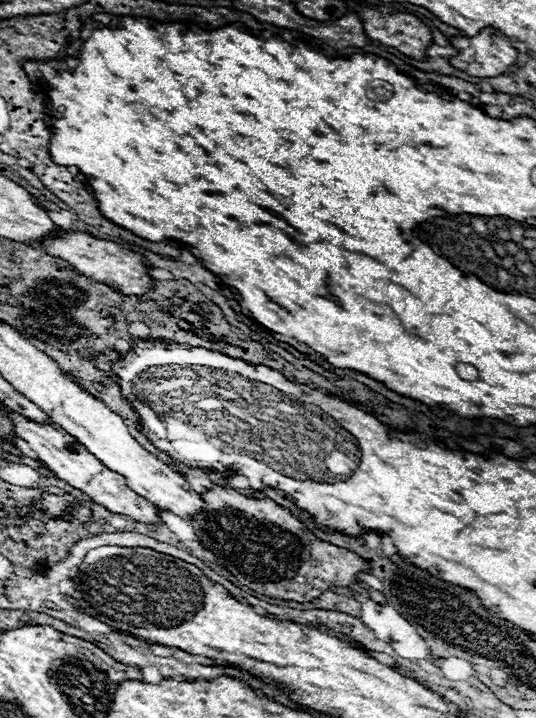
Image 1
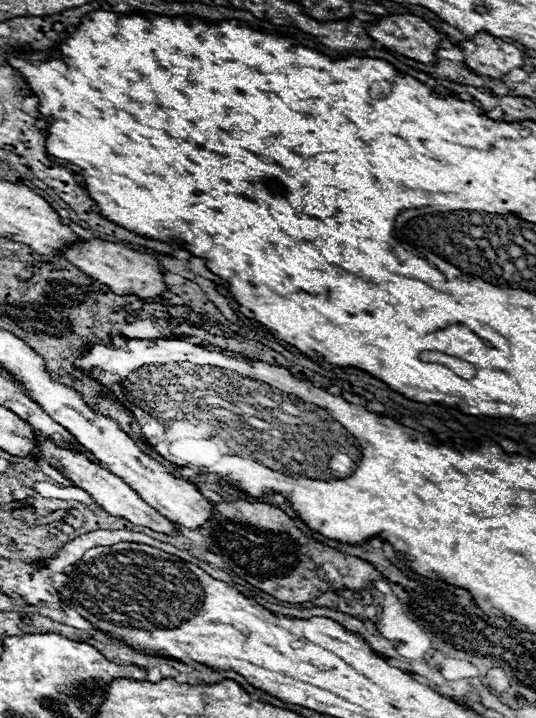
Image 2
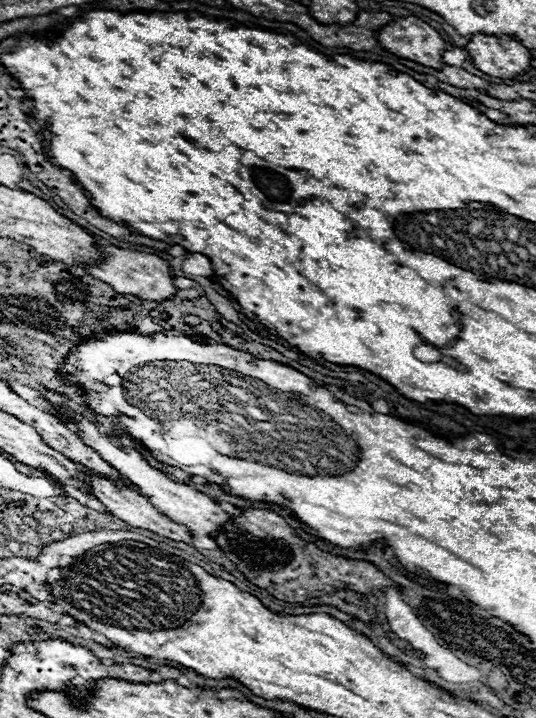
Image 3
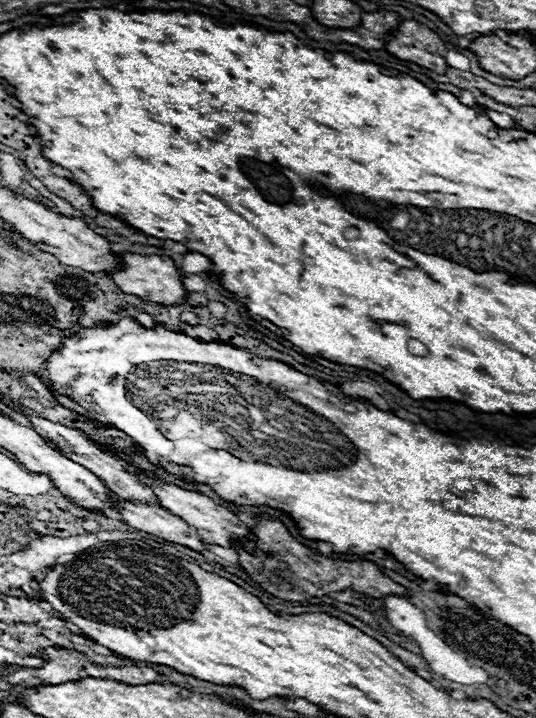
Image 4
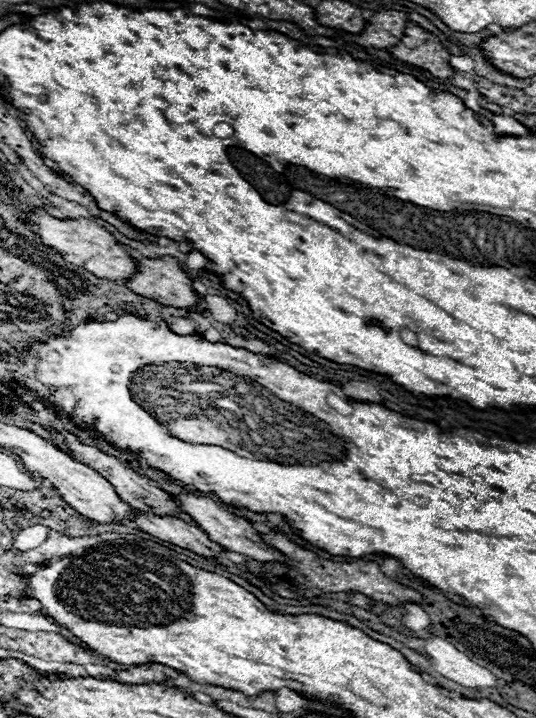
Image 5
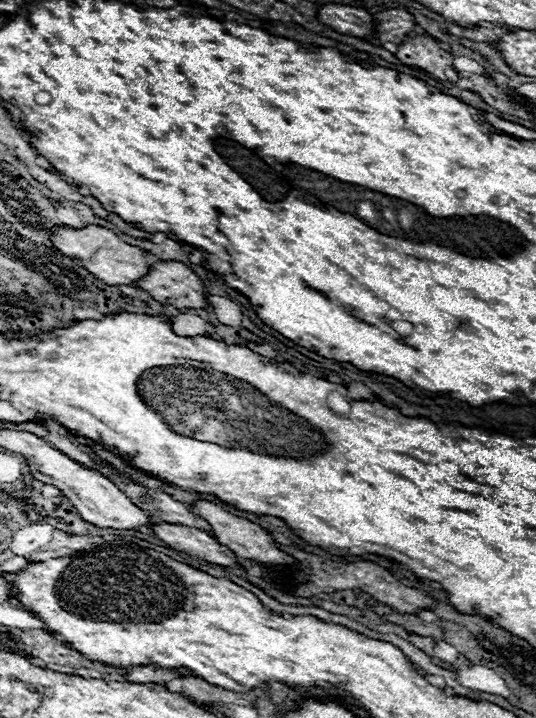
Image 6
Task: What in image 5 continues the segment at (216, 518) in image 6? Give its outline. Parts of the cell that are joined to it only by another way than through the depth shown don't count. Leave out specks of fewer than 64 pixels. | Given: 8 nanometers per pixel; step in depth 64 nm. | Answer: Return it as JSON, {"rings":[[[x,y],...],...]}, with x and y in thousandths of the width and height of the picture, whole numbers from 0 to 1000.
{"rings":[[[351,685],[325,688],[321,696],[325,696],[325,702],[336,708],[336,713],[351,716],[351,719],[358,721],[358,727],[362,727],[373,738],[381,738],[392,752],[407,755],[414,763],[433,766],[433,769],[444,769],[444,772],[455,772],[459,777],[474,777],[474,780],[481,780],[481,783],[522,783],[522,780],[530,777],[519,766],[511,766],[511,763],[504,763],[504,760],[493,758],[493,752],[489,752],[485,744],[466,733],[463,724],[455,724],[455,721],[448,721],[448,719],[440,719],[440,716],[429,716],[425,710],[418,710],[414,705],[407,705],[399,696],[392,696],[392,694],[384,694],[384,691],[362,691],[362,688],[351,688]]]}

